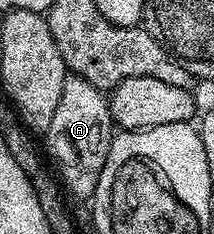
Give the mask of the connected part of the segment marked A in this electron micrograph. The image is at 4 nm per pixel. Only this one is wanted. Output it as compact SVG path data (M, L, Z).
M67 74L64 89L60 89L56 117L52 117L52 125L48 125L44 136L46 147L58 166L57 174L67 192L70 190L74 195L93 196L104 169L104 161L108 161L108 149L115 134L116 124L110 115L109 98L96 85L84 81L84 77Z

